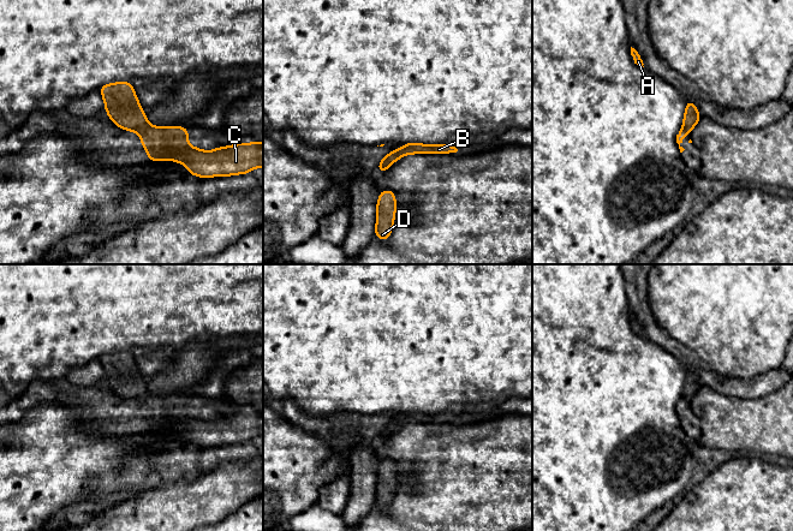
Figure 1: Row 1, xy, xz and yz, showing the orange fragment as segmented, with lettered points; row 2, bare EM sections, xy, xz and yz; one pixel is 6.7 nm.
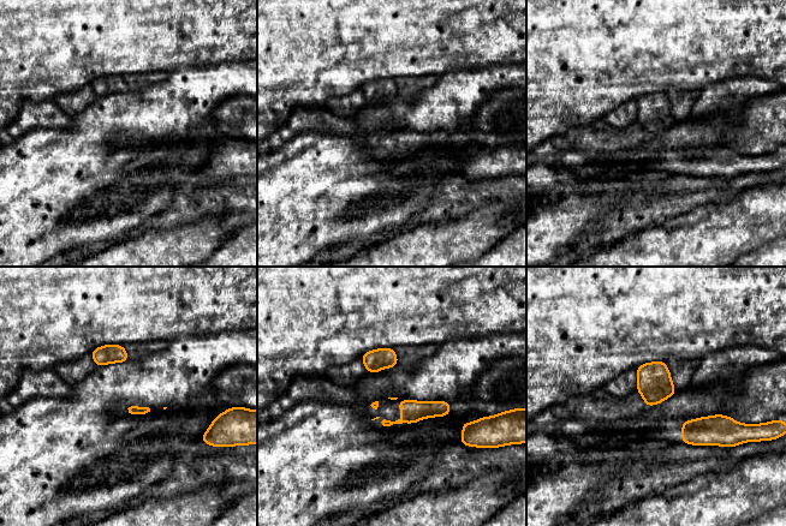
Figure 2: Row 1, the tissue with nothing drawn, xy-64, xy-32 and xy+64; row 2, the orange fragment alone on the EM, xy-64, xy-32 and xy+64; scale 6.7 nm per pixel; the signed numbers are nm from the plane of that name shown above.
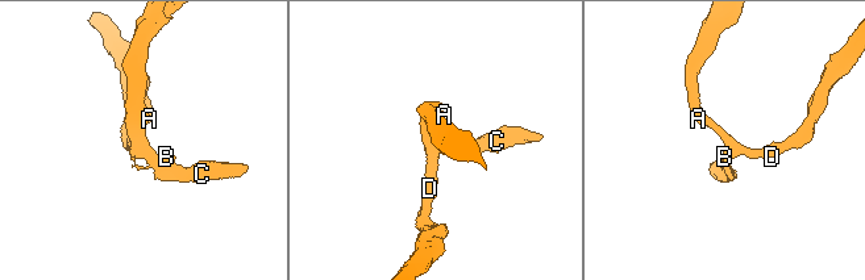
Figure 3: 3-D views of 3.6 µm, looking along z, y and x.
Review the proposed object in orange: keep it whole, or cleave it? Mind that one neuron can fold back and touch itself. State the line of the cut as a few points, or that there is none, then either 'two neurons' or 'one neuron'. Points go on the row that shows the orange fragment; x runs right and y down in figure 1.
cut in xy along (150, 126), (135, 131); two neurons

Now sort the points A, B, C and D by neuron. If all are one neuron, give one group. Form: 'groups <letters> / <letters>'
groups A D / B C

